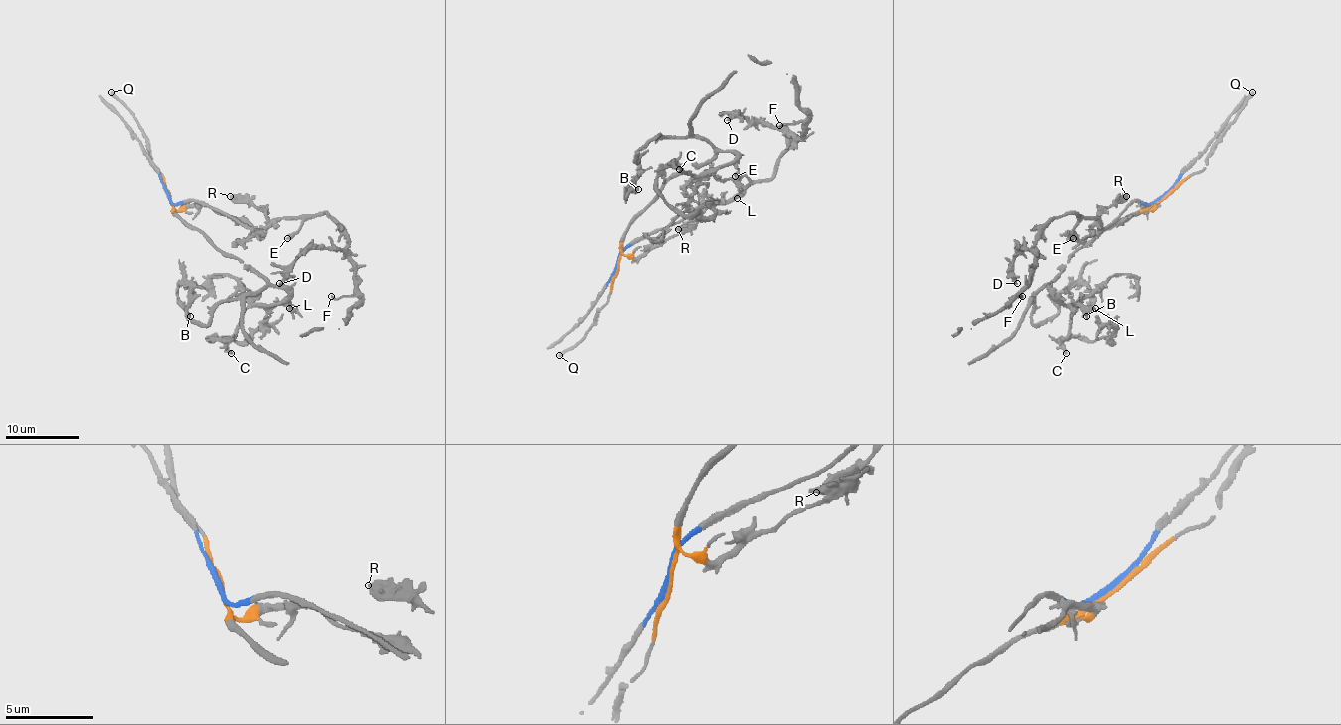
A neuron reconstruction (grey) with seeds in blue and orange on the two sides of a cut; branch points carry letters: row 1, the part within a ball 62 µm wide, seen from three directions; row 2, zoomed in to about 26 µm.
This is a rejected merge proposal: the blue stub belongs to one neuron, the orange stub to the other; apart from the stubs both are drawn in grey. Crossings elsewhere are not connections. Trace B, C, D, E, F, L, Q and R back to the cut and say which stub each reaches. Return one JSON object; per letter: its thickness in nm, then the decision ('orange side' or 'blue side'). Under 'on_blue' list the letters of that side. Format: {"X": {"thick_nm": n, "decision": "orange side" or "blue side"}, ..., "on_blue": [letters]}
{"B": {"thick_nm": 280, "decision": "orange side"}, "C": {"thick_nm": 260, "decision": "orange side"}, "D": {"thick_nm": 240, "decision": "blue side"}, "E": {"thick_nm": 280, "decision": "blue side"}, "F": {"thick_nm": 110, "decision": "blue side"}, "L": {"thick_nm": 280, "decision": "orange side"}, "Q": {"thick_nm": 280, "decision": "orange side"}, "R": {"thick_nm": 500, "decision": "blue side"}, "on_blue": ["D", "E", "F", "R"]}

